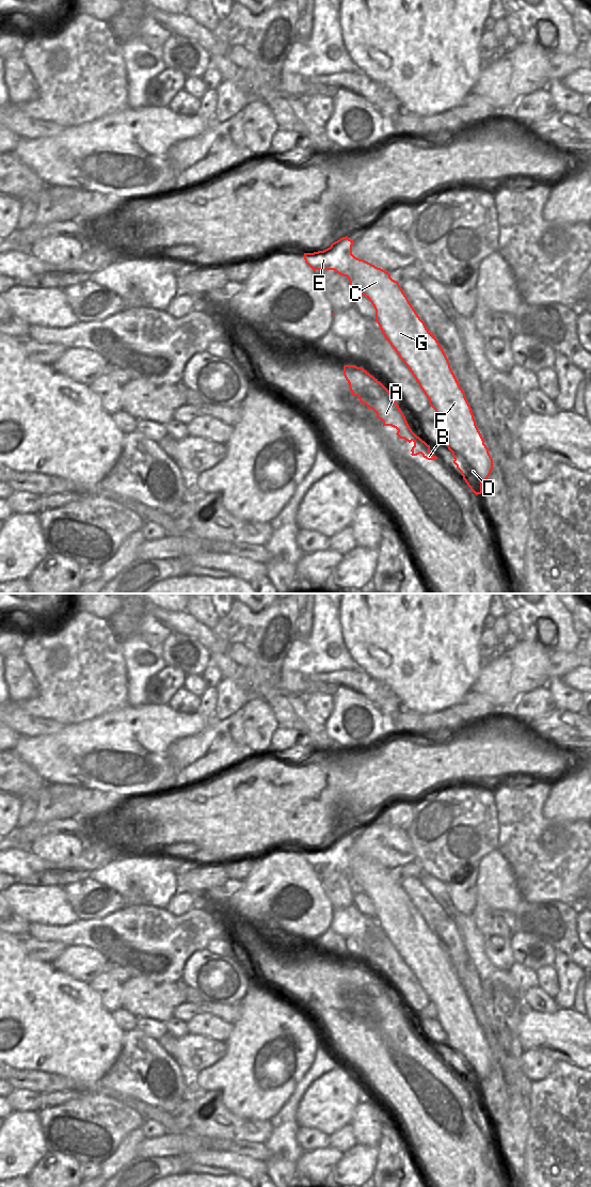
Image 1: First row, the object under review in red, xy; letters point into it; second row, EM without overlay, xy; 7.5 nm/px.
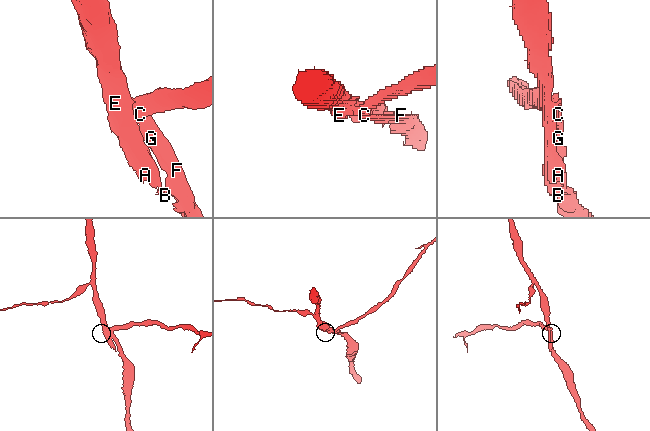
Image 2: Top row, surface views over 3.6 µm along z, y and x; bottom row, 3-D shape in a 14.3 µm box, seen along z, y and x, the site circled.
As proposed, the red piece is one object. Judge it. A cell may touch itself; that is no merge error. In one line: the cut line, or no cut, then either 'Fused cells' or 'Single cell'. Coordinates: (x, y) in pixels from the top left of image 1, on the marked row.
Split along xy (377, 267), (356, 263), (354, 265), (356, 283), (350, 283). Fused cells.

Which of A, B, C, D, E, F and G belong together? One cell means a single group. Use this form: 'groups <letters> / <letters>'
groups A B C D F G / E

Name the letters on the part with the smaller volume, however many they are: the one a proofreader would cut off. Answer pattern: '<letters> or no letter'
E

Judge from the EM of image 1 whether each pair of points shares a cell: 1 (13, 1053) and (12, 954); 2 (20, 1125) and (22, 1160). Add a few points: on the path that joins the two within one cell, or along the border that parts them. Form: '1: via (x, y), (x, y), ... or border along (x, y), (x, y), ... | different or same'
1: border along (27, 956), (22, 956), (11, 964) | different
2: border along (11, 1142), (43, 1155) | different

